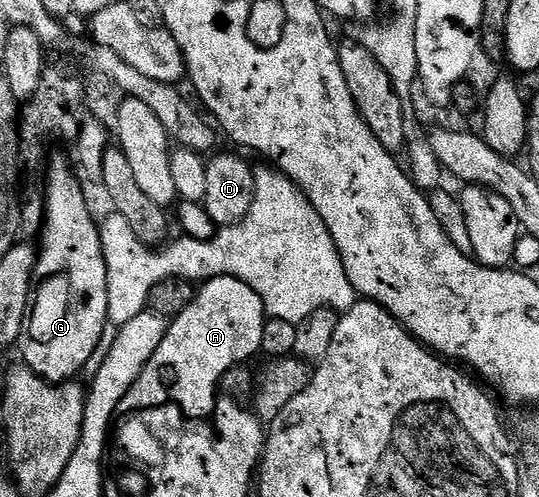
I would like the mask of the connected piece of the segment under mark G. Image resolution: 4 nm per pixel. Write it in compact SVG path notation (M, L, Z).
M63 158L51 162L51 175L45 189L45 221L41 229L43 243L38 243L35 259L37 289L33 305L23 327L18 349L23 349L22 361L46 382L72 381L83 365L95 354L103 329L109 326L107 313L106 262L97 218L87 207L83 195L84 183L75 179Z

